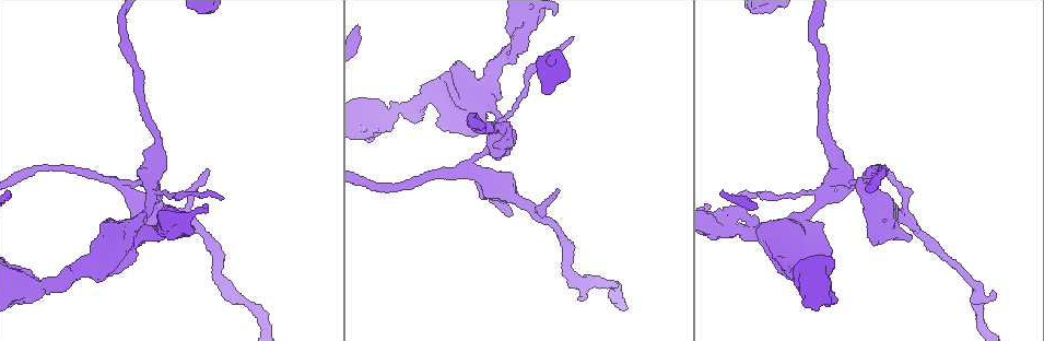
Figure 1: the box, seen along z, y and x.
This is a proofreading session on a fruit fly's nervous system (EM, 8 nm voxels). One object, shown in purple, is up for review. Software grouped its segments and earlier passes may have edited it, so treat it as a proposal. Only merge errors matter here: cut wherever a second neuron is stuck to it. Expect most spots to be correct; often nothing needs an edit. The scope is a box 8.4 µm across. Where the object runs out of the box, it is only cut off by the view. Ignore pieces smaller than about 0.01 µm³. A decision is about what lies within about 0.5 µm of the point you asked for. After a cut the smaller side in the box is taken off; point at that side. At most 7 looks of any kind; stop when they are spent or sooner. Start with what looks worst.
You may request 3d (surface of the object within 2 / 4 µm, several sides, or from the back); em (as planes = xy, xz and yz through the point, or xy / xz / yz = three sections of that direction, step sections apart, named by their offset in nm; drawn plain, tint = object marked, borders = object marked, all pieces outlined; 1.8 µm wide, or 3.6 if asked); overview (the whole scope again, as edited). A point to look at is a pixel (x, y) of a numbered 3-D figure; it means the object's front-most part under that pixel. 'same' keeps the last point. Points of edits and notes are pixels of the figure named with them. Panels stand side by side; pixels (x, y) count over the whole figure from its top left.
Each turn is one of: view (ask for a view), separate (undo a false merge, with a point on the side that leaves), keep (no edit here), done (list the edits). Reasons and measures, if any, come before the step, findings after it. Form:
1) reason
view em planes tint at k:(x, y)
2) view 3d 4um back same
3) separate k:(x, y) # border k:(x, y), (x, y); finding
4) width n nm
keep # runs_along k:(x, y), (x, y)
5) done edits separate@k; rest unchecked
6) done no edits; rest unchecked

three-way junction
view 3d 2um at 1:(499, 138)

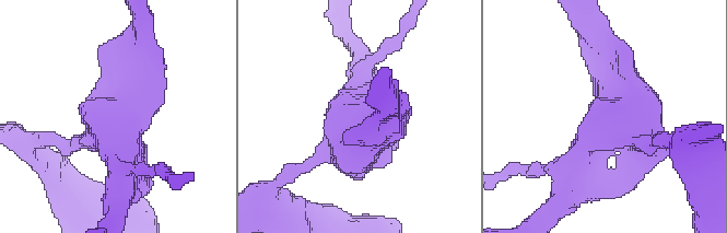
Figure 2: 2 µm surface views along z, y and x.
view em xy step 8 tint at 2:(361, 112)

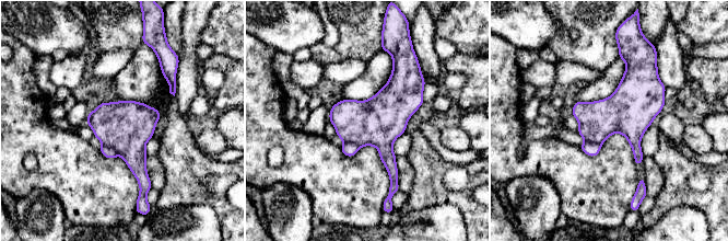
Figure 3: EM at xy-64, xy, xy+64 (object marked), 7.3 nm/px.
view em yz step 8 tint same

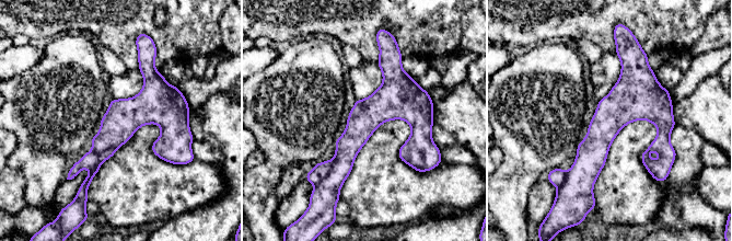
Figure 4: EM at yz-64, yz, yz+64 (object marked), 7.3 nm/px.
separate 4:(90, 160) # border 4:(120, 145), (101, 152), (92, 150); two neurons meet here

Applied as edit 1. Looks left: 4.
see it whole again
view overview

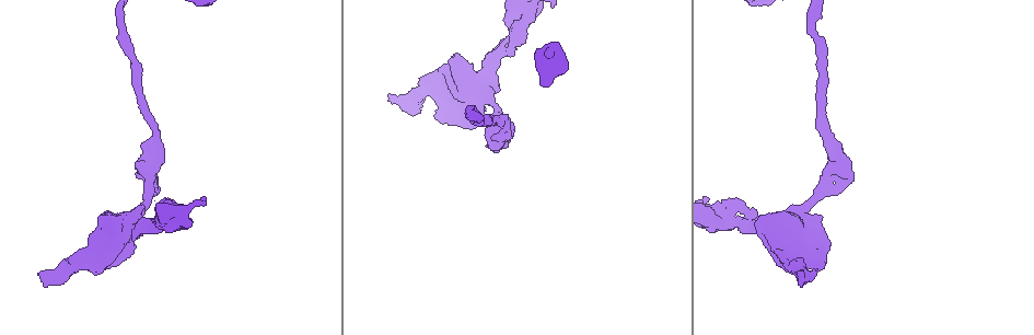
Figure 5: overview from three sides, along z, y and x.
abrupt turn
view em yz step 4 tint at 5:(511, 31)

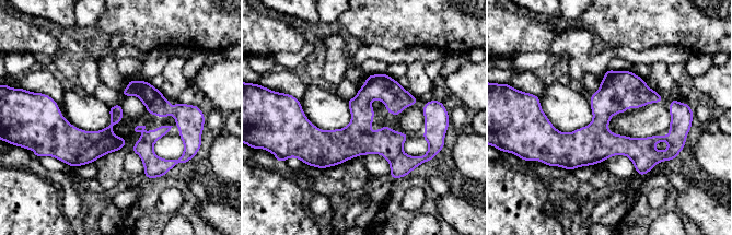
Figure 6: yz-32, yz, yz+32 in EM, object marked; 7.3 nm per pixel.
cut it another way
view em planes borders same

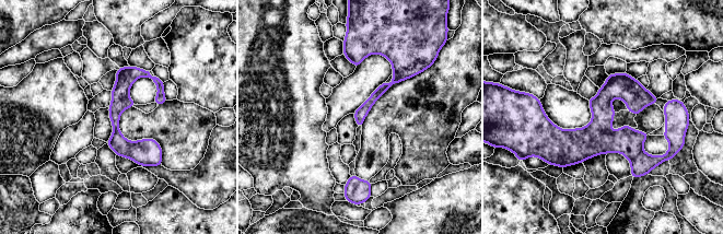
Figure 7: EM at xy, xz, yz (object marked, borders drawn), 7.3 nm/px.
keep # runs_along 7:(539, 114), (562, 141), (657, 158); continuous, no second neuron

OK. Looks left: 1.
sharp bend
view em 3.6um planes tint at 5:(113, 241)

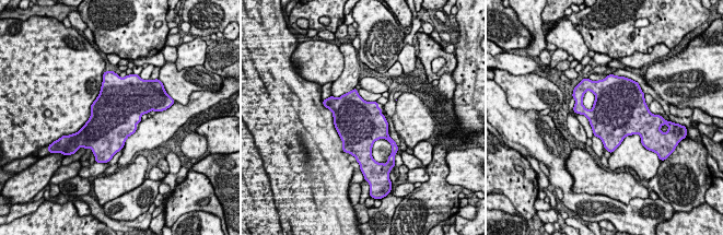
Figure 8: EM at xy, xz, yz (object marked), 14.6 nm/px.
keep # continuous, no second neuron

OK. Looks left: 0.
done edits separate@4; rest unchecked

